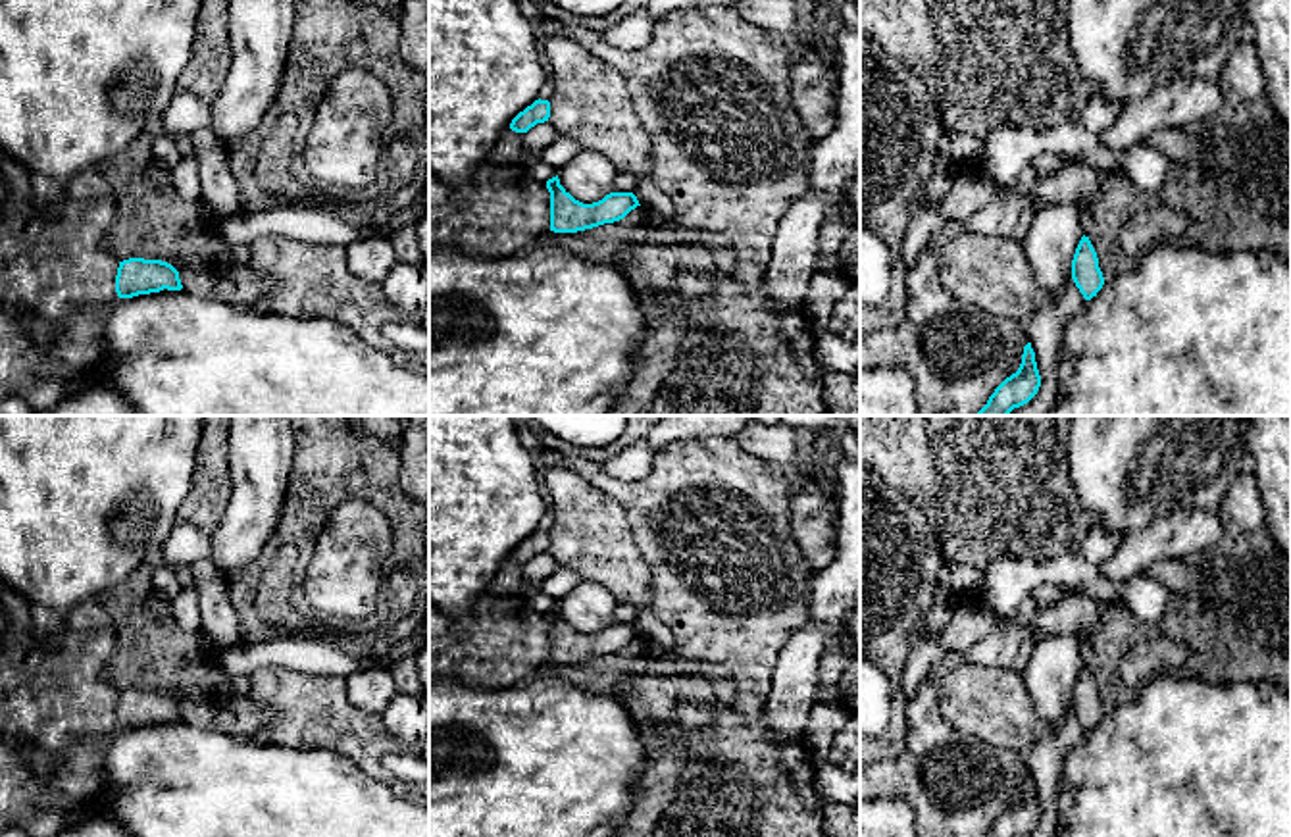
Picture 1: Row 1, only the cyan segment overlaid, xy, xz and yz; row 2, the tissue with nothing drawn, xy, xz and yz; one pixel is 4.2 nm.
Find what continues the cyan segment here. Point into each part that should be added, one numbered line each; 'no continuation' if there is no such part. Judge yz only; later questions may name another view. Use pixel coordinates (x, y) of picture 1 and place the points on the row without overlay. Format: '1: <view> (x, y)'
no continuation

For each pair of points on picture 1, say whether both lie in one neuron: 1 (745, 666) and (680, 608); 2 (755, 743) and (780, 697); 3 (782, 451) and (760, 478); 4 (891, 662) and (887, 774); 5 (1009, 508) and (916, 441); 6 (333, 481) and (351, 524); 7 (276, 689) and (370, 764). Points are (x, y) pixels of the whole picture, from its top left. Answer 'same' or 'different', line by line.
1: same
2: different
3: different
4: different
5: same
6: different
7: same

